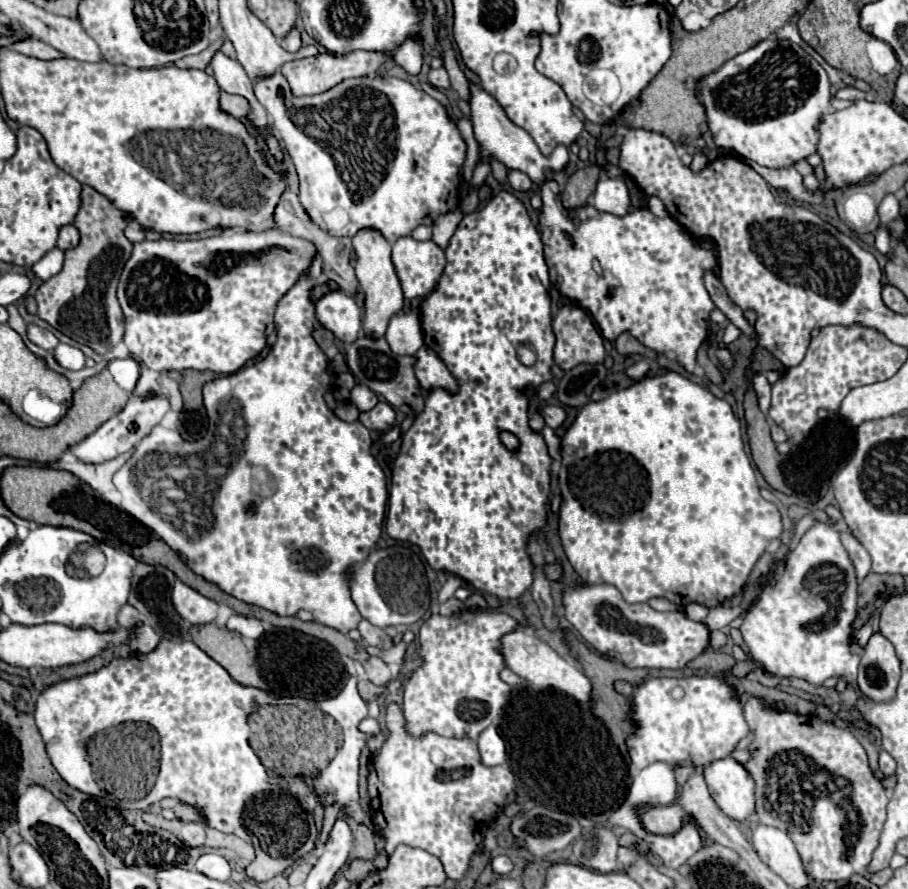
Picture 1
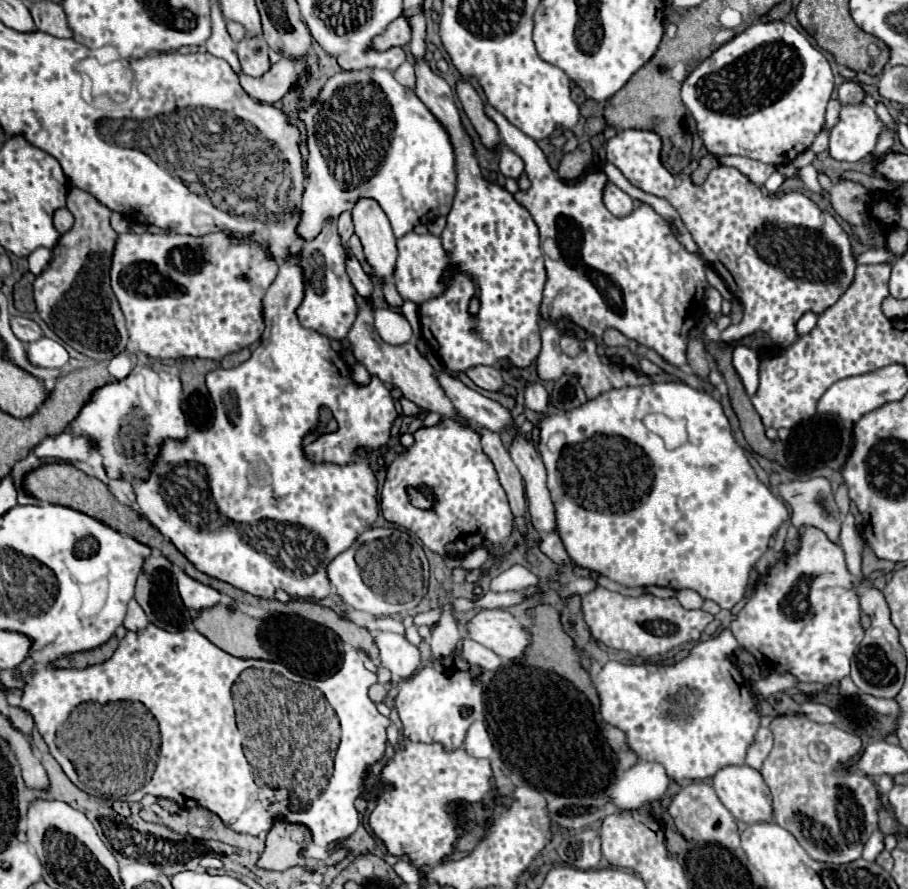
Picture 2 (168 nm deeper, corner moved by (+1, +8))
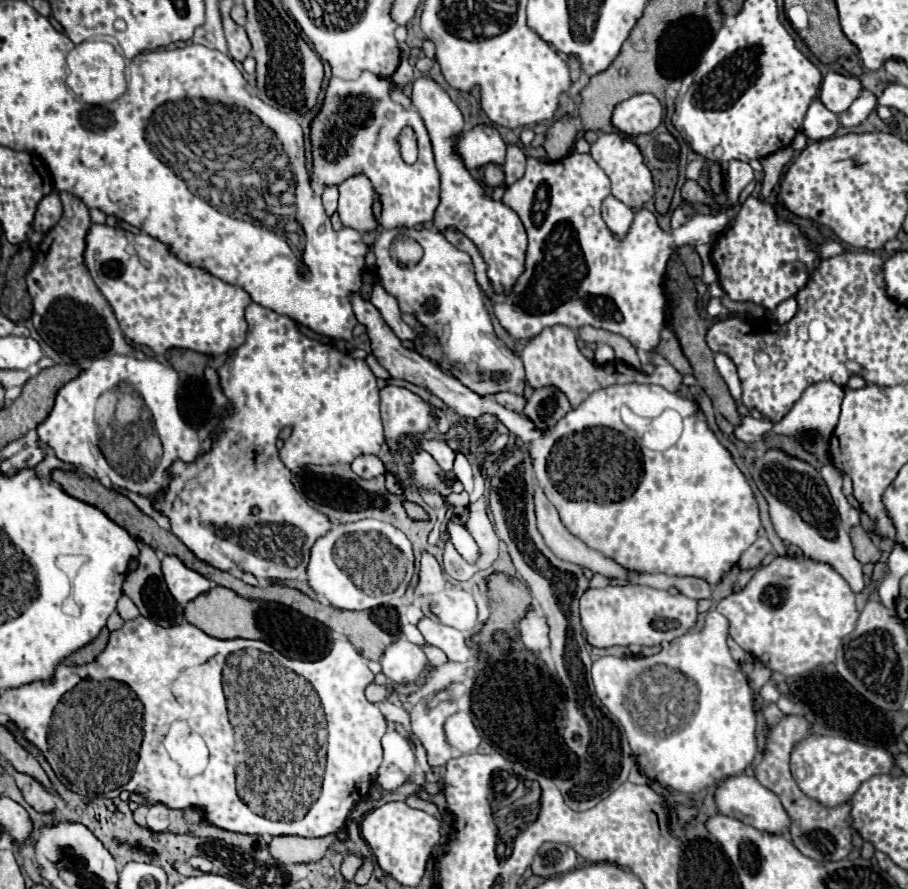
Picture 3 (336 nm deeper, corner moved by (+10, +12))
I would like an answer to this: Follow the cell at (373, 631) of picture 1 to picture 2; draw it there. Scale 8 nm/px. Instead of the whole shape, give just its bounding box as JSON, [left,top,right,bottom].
[373,632,421,678]

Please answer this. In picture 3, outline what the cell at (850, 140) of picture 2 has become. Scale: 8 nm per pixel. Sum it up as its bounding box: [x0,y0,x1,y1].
[840,90,876,128]

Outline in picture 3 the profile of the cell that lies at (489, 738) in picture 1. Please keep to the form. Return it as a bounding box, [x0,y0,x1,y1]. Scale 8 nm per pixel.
[444,712,480,754]

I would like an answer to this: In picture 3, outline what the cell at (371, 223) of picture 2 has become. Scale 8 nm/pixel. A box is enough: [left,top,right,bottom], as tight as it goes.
[338,174,378,234]

